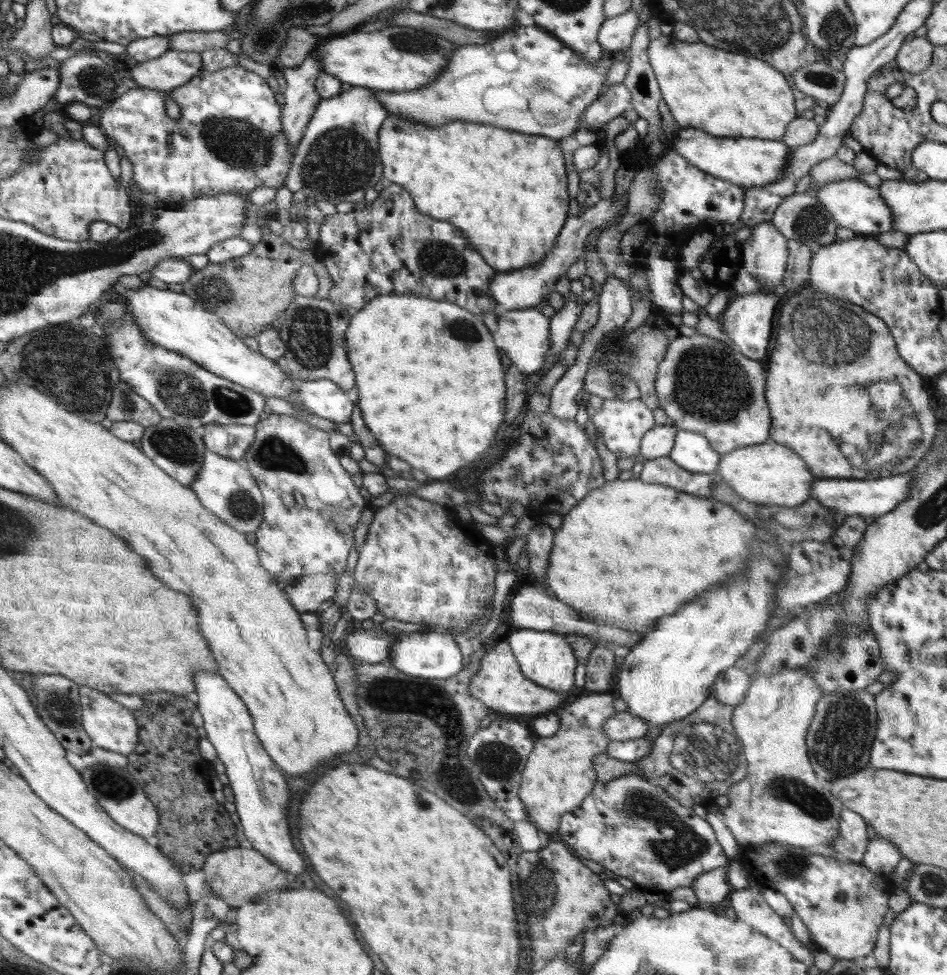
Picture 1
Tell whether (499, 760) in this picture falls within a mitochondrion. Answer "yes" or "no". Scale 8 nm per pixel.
yes

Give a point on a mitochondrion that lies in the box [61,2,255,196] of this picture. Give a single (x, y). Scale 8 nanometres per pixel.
(96, 81)

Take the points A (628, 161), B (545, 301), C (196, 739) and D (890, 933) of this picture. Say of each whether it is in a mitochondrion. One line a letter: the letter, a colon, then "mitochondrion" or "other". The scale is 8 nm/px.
A: other
B: other
C: other
D: other

